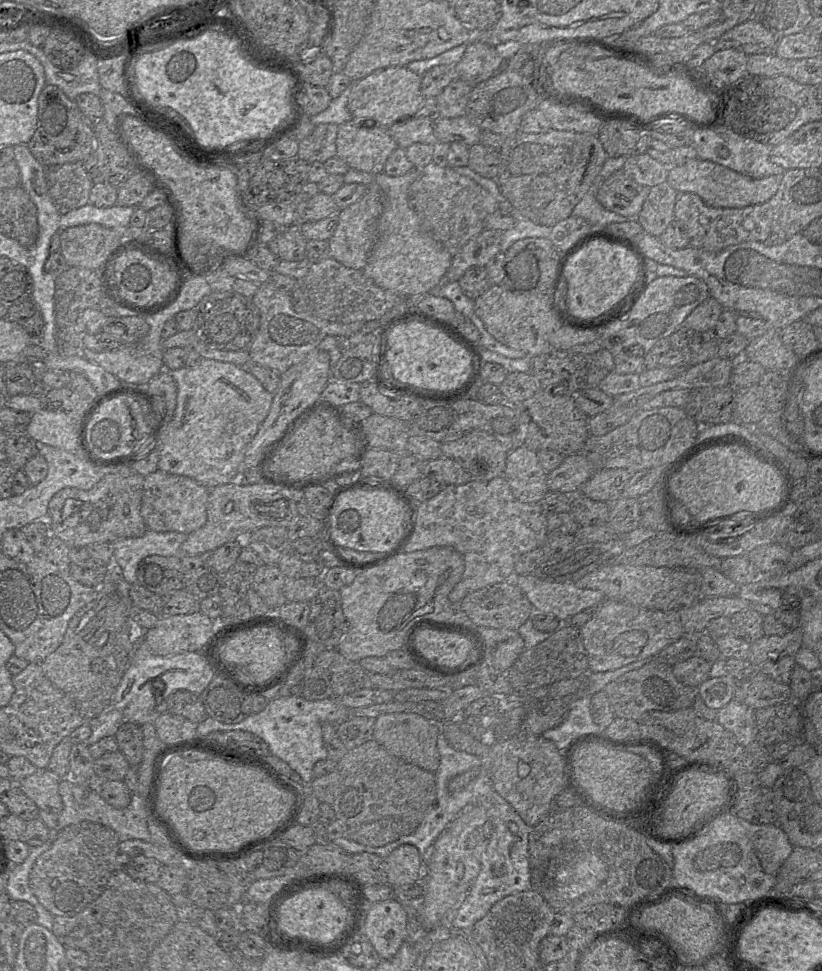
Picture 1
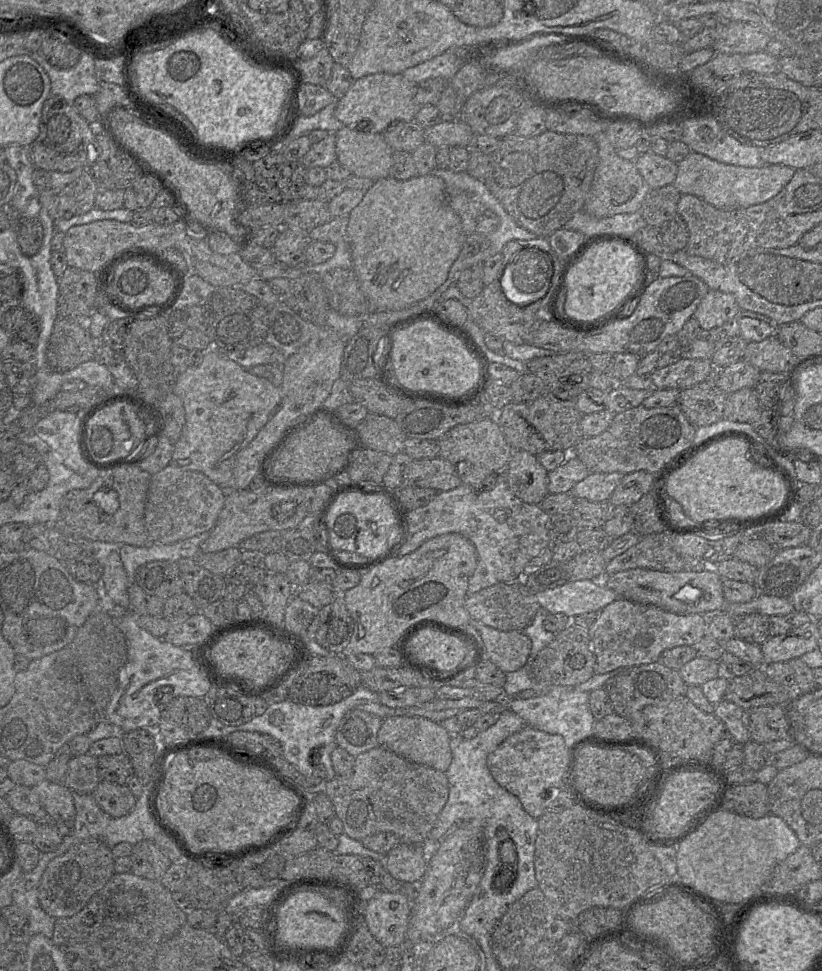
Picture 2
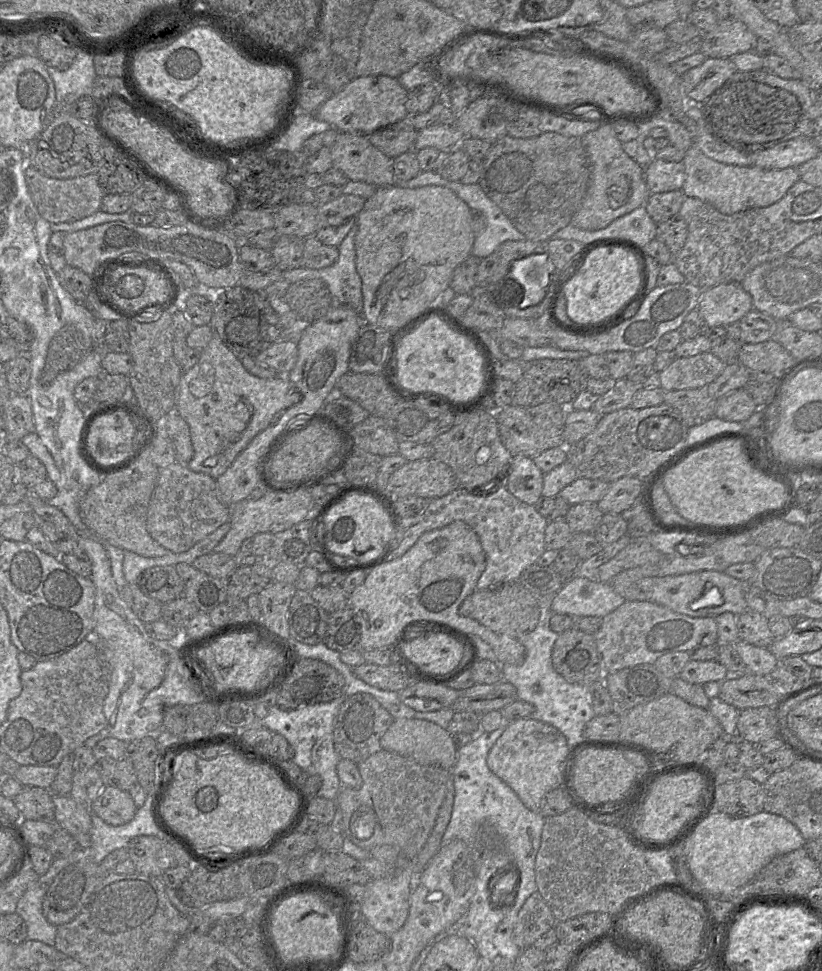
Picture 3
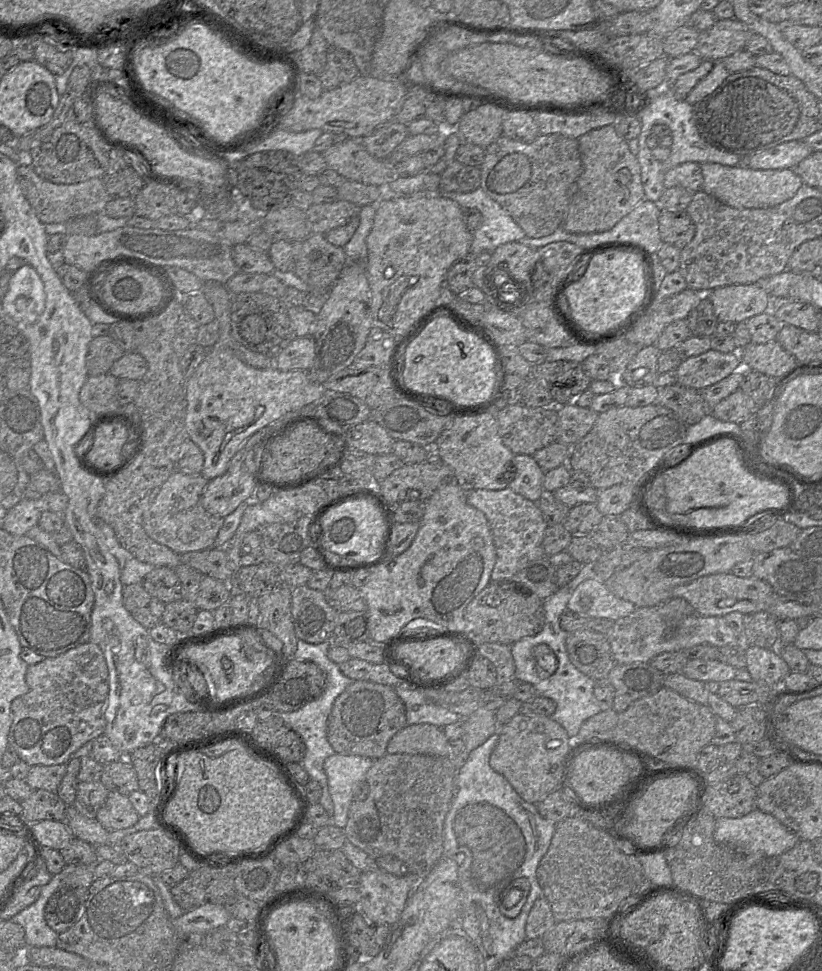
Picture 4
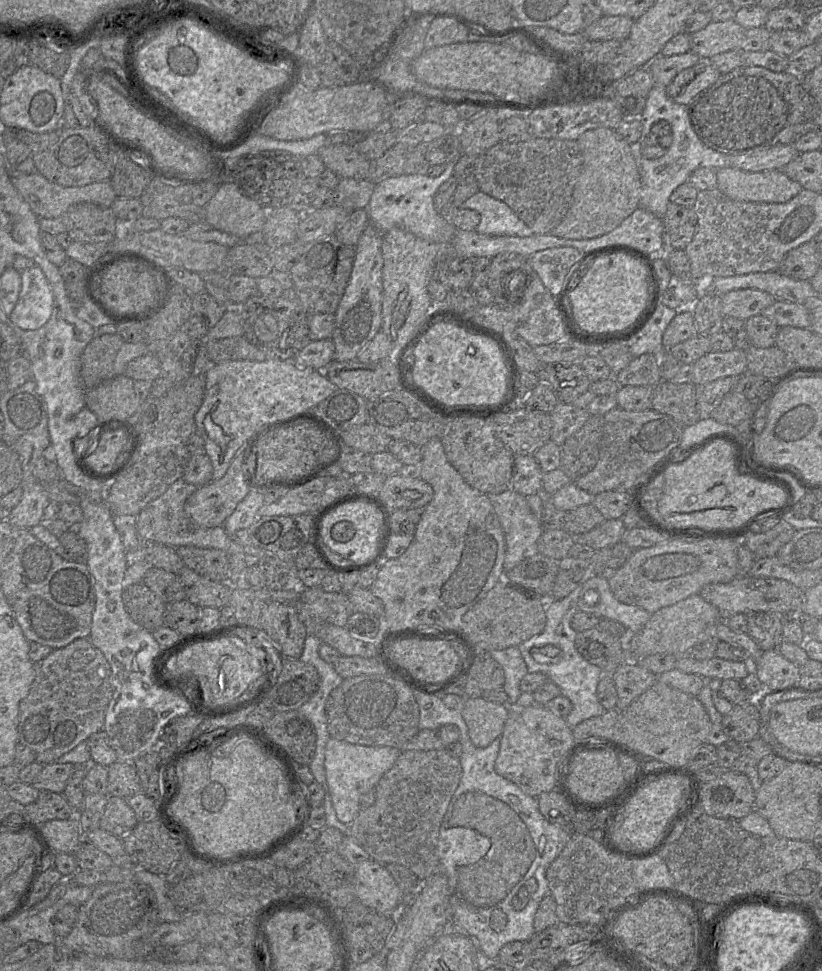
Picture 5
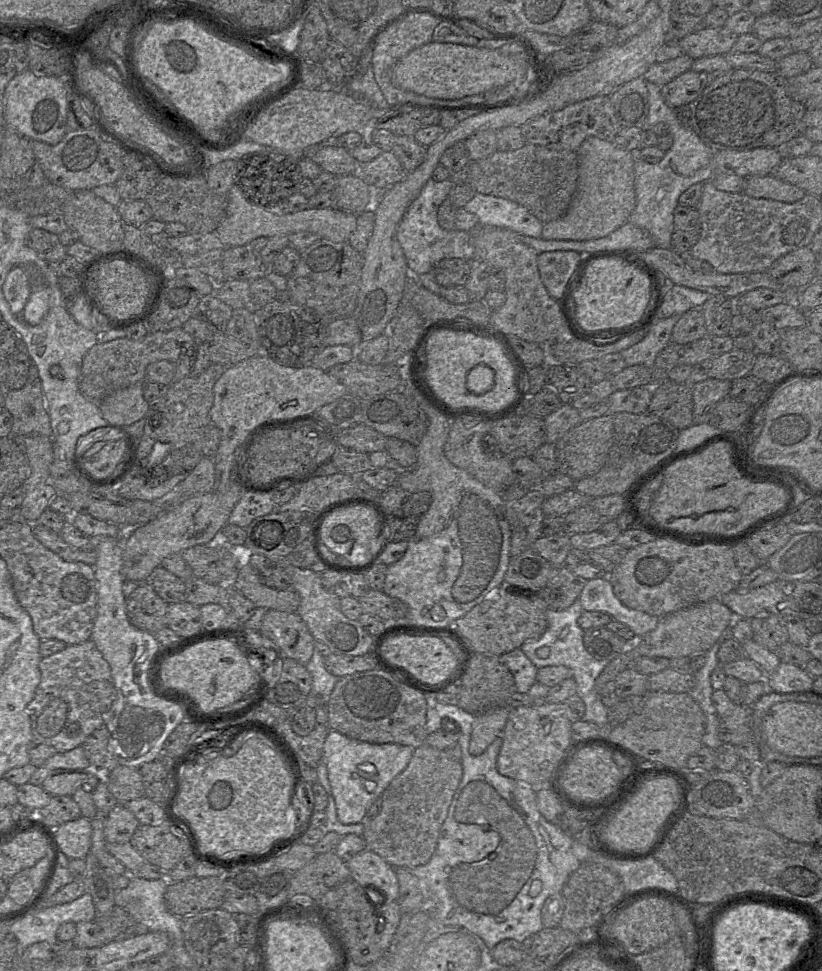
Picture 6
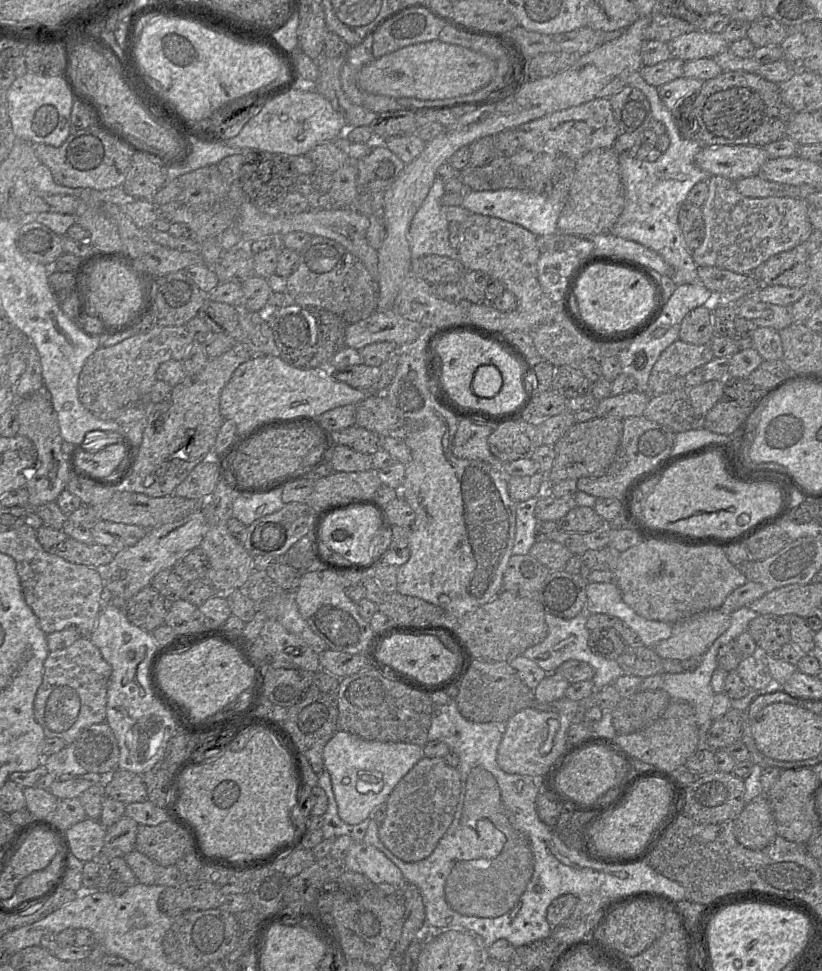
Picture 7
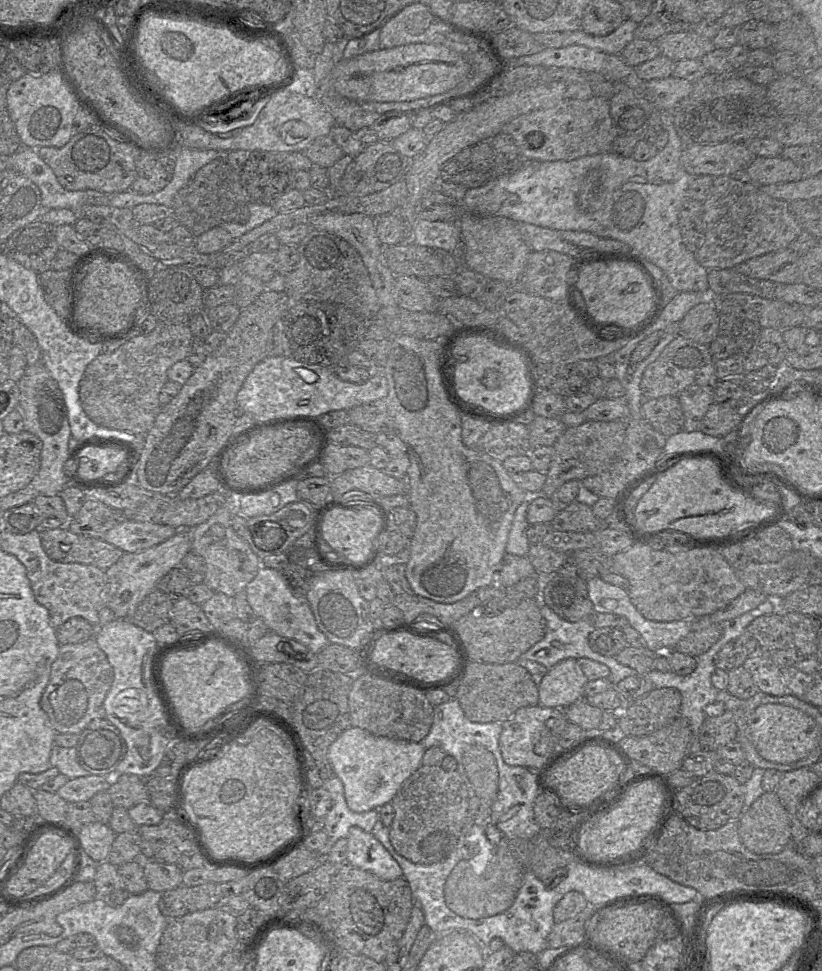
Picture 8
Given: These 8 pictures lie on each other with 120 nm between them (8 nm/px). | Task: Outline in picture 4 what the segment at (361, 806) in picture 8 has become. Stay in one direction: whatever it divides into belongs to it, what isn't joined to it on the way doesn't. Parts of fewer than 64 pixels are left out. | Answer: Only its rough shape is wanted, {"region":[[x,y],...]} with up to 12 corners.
{"region":[[334,753],[324,762],[333,802],[331,823],[343,829],[354,786],[370,758]]}

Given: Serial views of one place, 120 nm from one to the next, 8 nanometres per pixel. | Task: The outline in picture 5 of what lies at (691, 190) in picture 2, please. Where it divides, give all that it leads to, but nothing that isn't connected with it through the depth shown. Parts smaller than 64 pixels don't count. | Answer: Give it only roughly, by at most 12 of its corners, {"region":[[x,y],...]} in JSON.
{"region":[[781,170],[716,171],[740,202],[786,203],[802,190]]}

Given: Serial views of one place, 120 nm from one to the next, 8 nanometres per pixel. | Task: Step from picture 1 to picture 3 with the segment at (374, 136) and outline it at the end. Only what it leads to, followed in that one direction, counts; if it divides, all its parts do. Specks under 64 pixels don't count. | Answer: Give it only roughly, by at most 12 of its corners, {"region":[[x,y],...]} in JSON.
{"region":[[339,133],[333,167],[349,181],[396,184],[393,159],[367,136]]}

